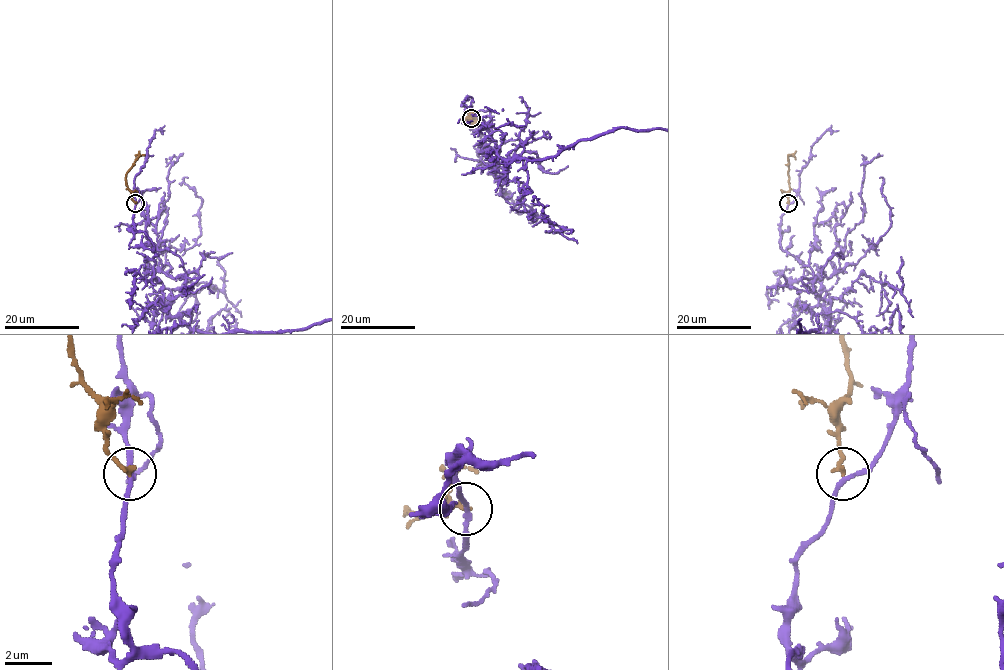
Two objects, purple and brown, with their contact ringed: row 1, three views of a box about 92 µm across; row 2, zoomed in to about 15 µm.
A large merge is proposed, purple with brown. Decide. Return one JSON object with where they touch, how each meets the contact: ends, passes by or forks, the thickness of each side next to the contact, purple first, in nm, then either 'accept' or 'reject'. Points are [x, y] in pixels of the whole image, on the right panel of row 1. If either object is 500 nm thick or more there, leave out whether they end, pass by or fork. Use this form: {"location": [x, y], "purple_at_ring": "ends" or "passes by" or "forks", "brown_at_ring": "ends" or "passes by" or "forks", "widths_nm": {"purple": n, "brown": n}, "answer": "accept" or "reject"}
{"location": [788, 203], "purple_at_ring": "passes by", "brown_at_ring": "ends", "widths_nm": {"purple": 190, "brown": 220}, "answer": "accept"}

